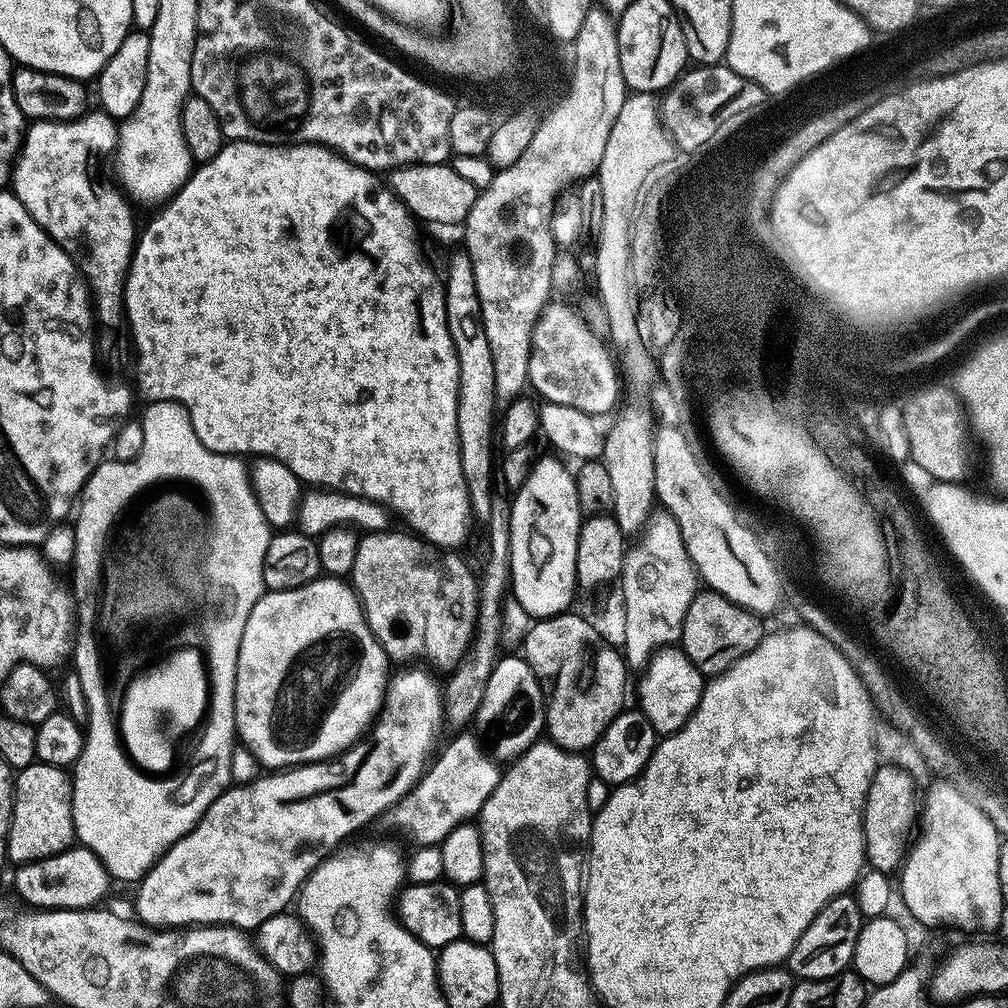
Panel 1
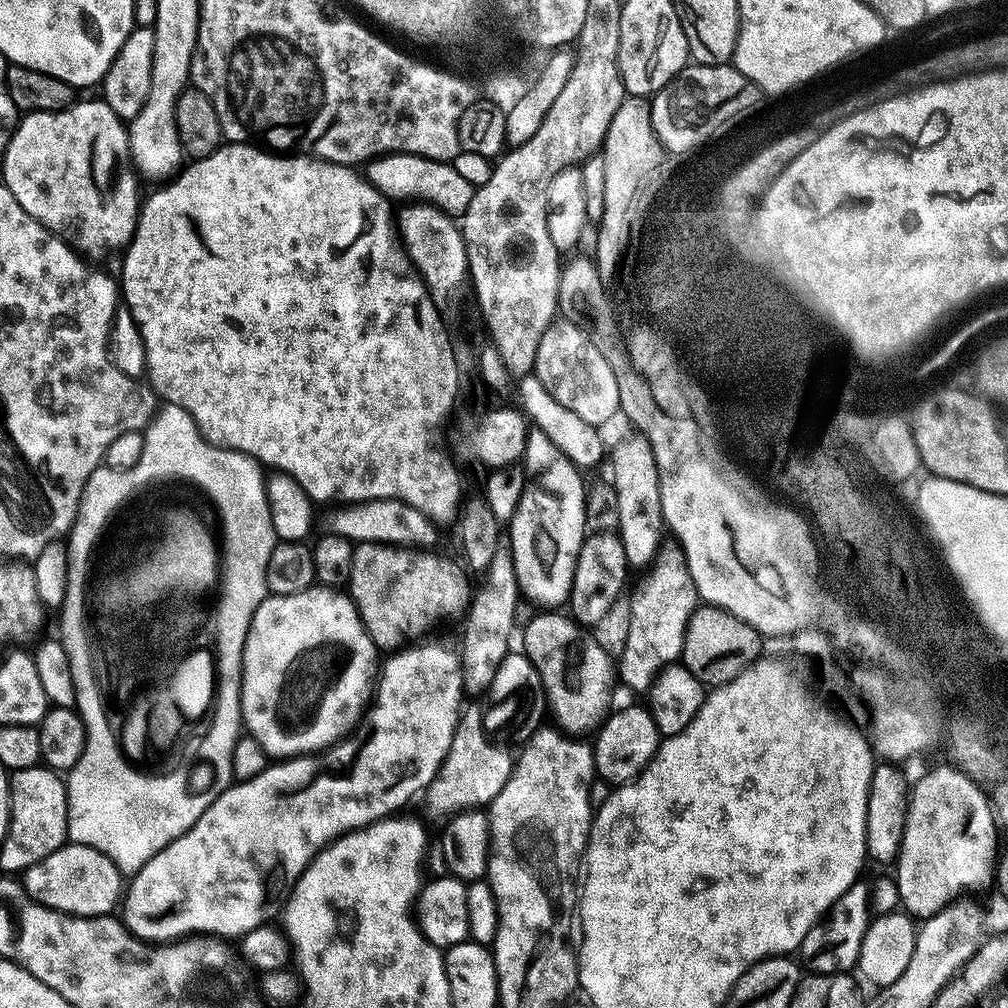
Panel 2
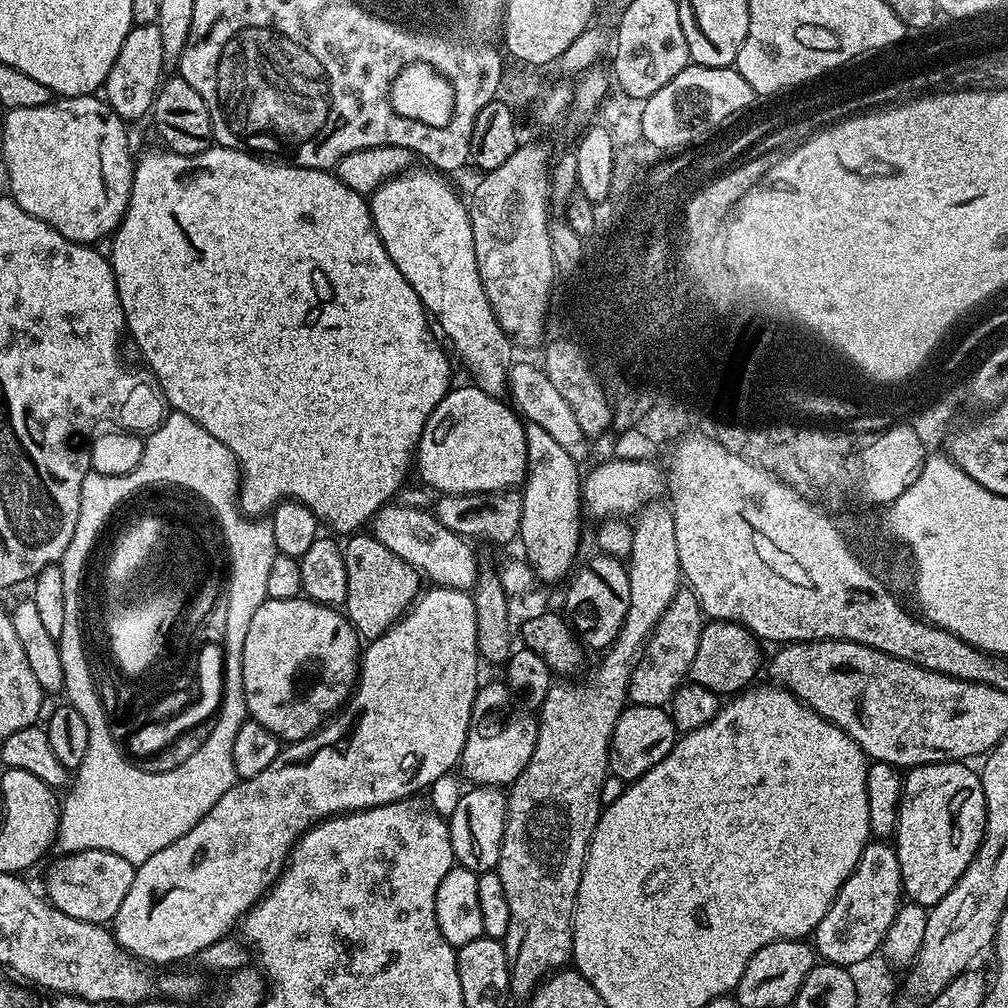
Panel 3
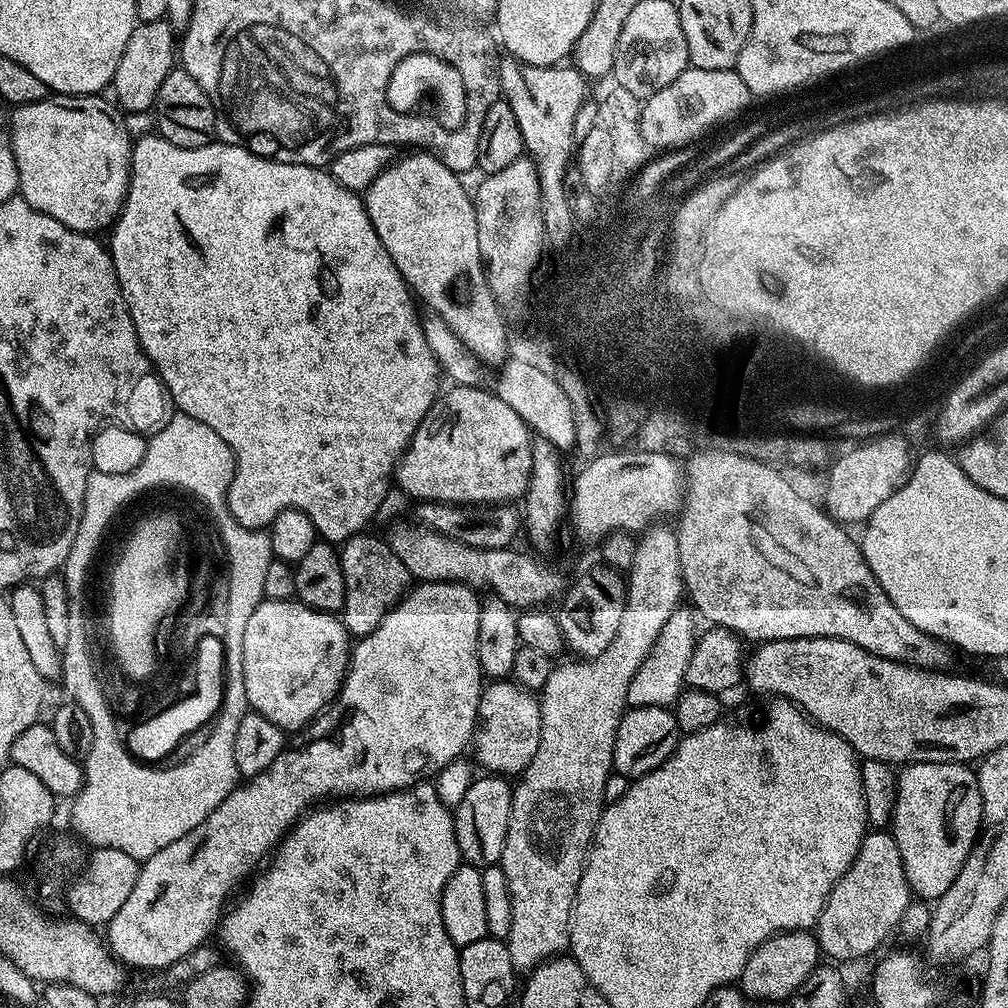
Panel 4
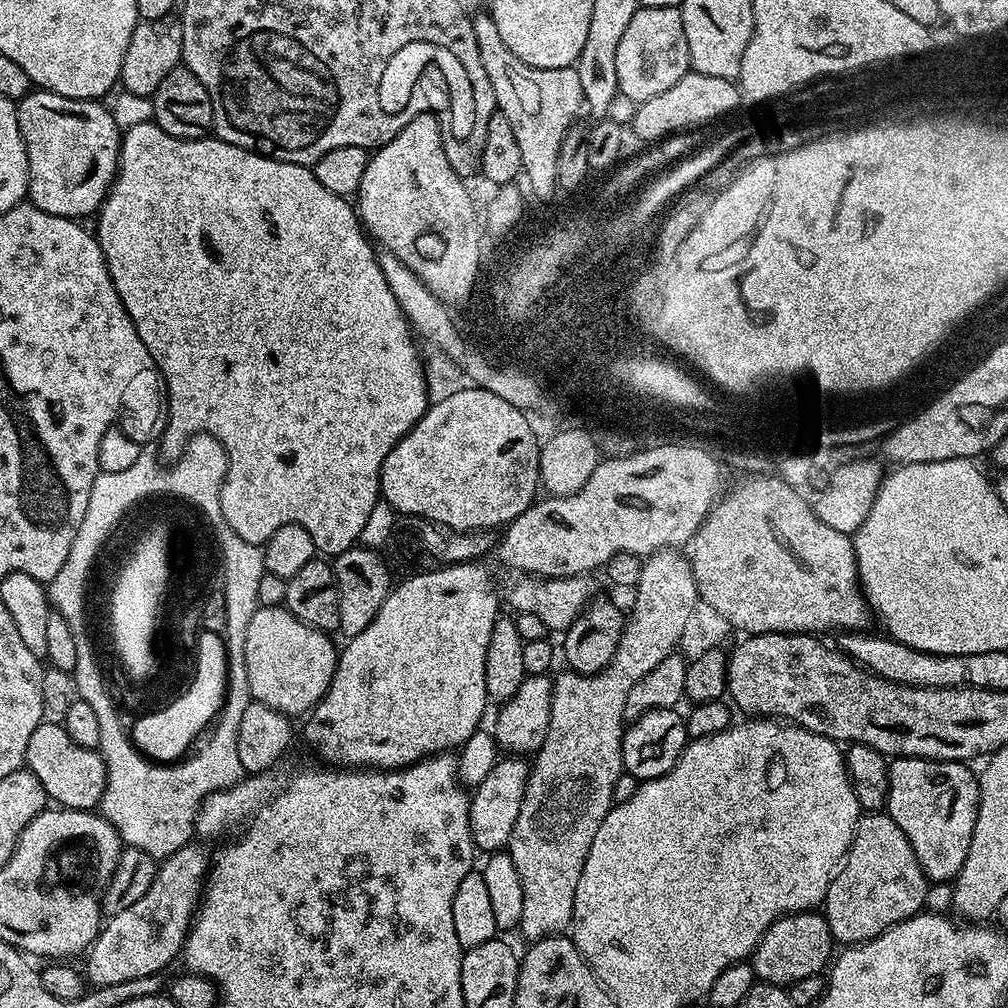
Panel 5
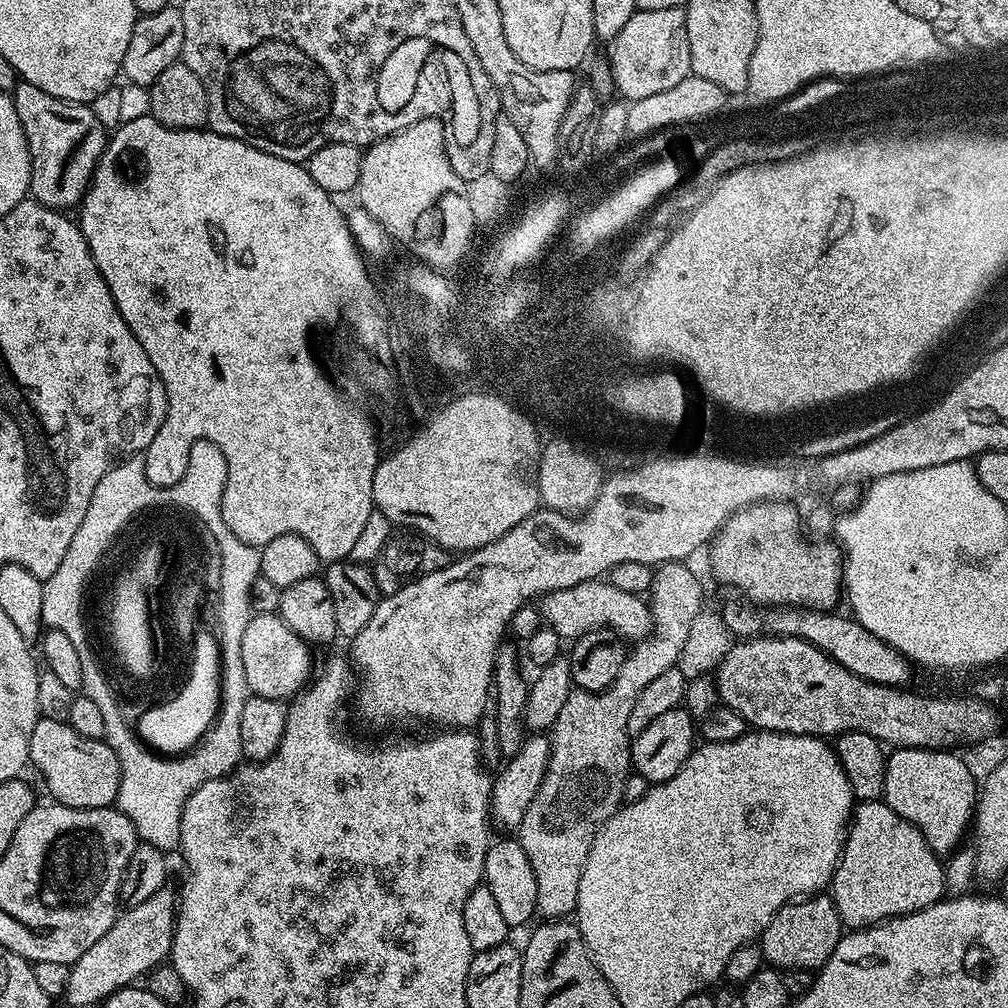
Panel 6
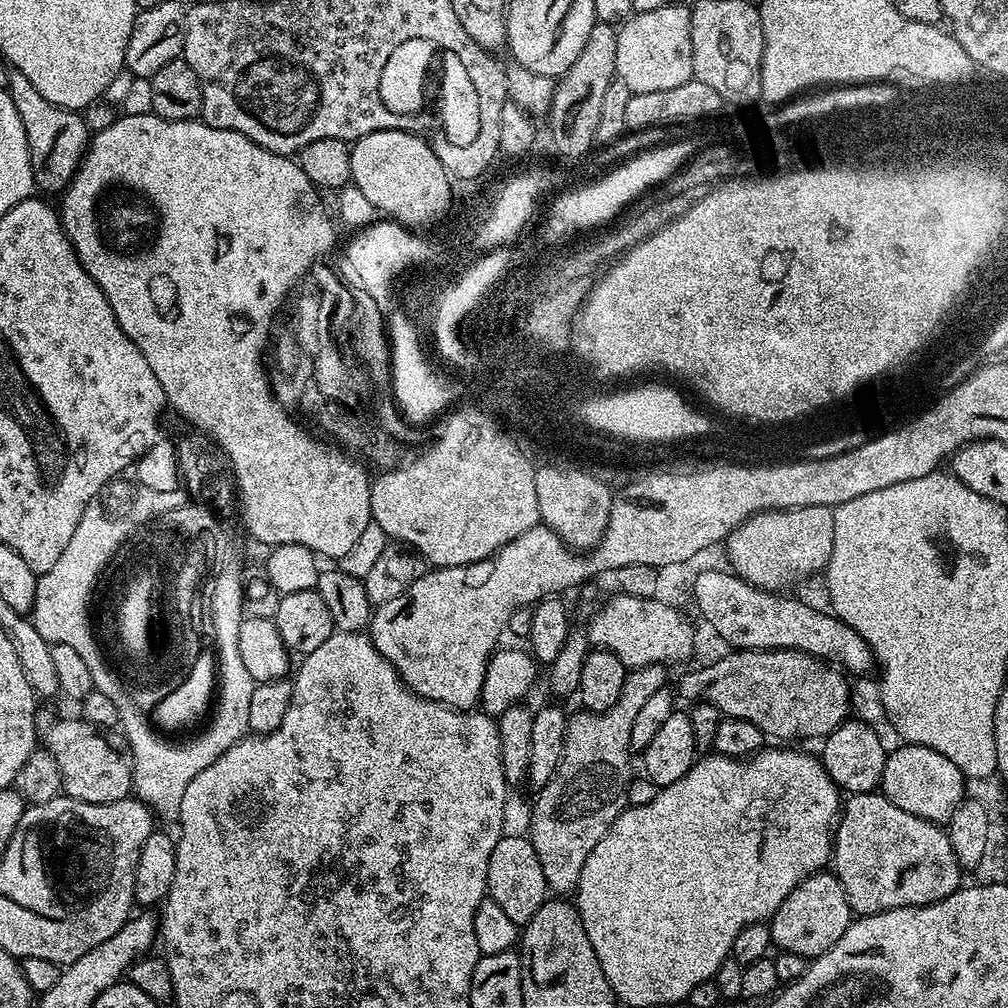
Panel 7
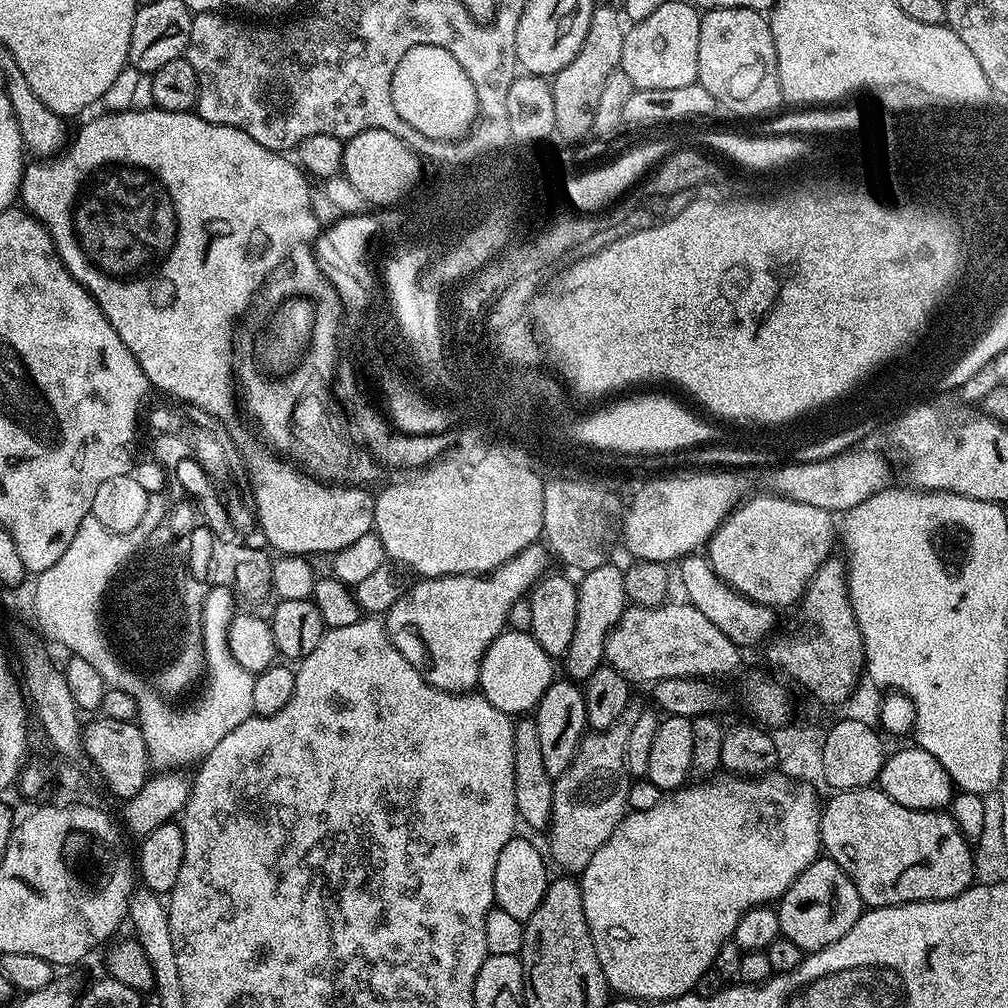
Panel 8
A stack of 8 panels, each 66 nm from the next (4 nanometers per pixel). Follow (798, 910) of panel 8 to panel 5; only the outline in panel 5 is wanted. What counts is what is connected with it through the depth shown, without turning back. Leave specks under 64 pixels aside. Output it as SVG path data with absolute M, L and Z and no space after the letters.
M819 911L793 912L778 918L765 930L760 941L752 949L750 963L757 981L791 986L802 978L821 975L833 959L832 948L834 949L834 941L830 926Z

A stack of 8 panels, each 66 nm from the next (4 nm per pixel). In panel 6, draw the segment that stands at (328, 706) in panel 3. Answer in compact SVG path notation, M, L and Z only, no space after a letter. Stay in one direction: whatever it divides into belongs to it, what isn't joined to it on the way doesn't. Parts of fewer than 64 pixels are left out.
M261 612L253 615L242 634L242 666L248 679L248 690L253 696L284 700L296 695L314 675L312 652L307 640L302 639L278 614Z

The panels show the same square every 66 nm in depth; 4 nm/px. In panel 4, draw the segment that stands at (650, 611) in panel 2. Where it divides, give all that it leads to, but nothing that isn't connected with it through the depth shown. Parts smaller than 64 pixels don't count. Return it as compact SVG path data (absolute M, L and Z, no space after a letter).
M681 606L676 613L666 622L658 642L653 646L646 662L638 666L638 674L634 674L634 682L630 682L628 702L631 707L645 708L658 706L668 708L675 705L685 691L686 666L690 666L690 654L694 650L698 639L696 624L692 621L694 612L691 607Z

